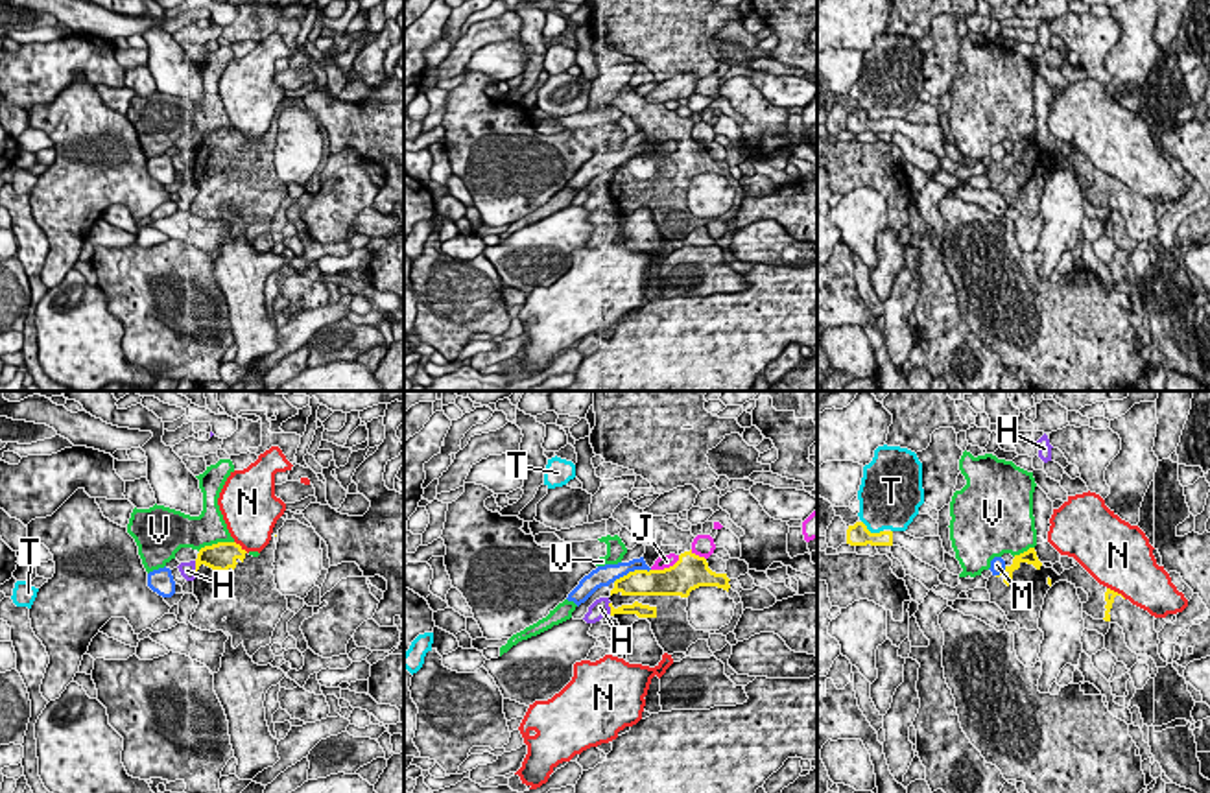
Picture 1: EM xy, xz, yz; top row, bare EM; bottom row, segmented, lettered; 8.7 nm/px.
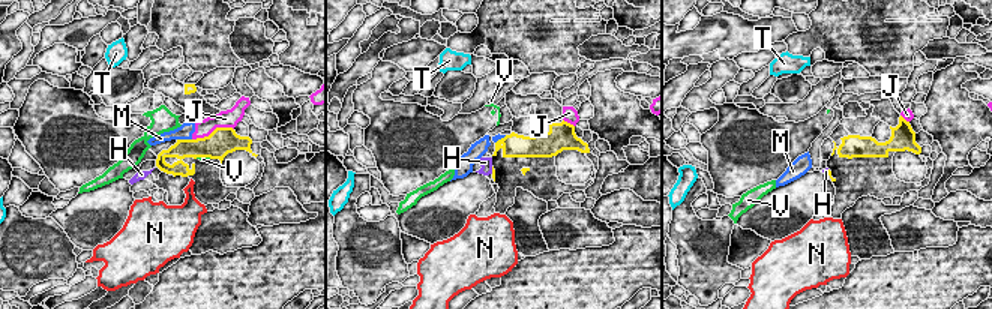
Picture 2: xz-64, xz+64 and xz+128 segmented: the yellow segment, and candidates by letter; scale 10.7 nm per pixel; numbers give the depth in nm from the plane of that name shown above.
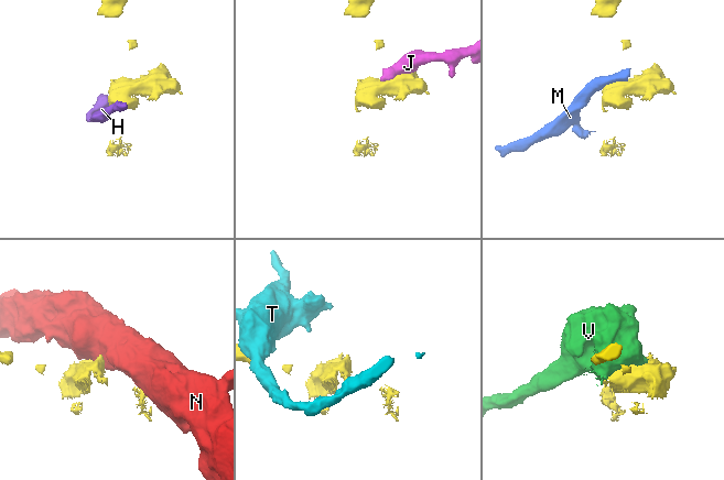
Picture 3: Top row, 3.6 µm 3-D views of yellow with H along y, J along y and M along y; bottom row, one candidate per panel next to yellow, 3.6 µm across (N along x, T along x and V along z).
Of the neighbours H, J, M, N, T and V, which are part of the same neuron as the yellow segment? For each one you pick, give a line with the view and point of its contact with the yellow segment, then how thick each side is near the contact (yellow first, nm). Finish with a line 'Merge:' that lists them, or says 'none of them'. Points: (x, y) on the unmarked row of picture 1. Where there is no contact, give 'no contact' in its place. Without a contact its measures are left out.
Merge: none of them

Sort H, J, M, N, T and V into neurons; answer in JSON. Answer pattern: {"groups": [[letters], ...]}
{"groups": [["H"], ["J", "M"], ["N"], ["T"], ["V"]]}

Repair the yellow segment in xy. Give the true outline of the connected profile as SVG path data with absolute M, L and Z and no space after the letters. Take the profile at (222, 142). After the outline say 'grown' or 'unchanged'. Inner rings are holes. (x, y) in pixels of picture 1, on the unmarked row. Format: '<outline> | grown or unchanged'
M275 122L258 144L236 129L218 129L199 136L194 183L199 192L190 210L201 218L223 218L253 242L271 231L273 218L288 197L288 186L277 177Z | grown

